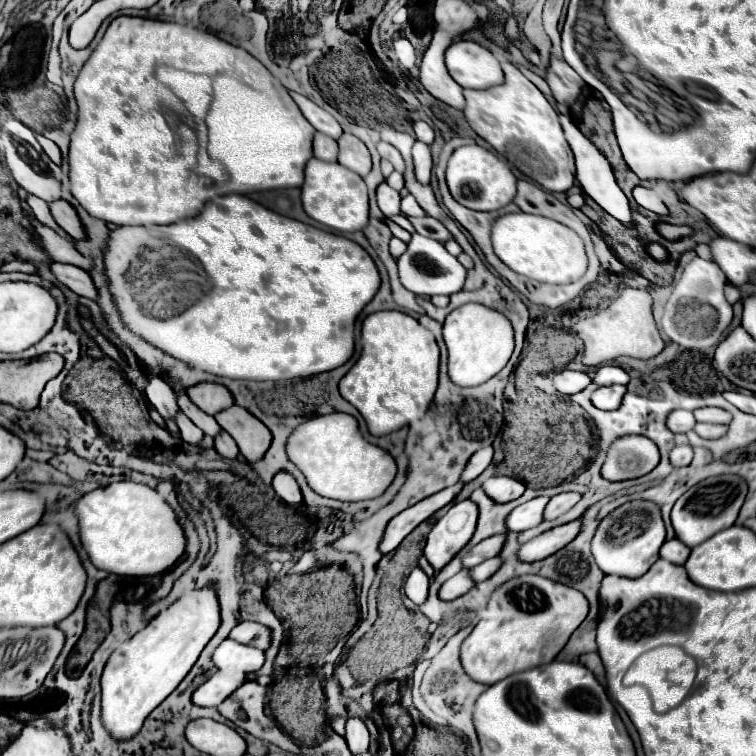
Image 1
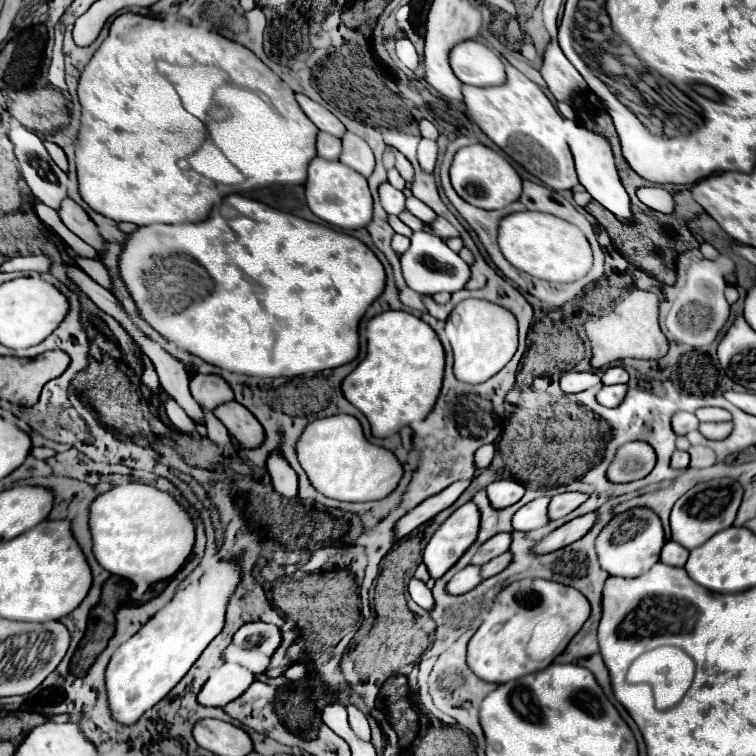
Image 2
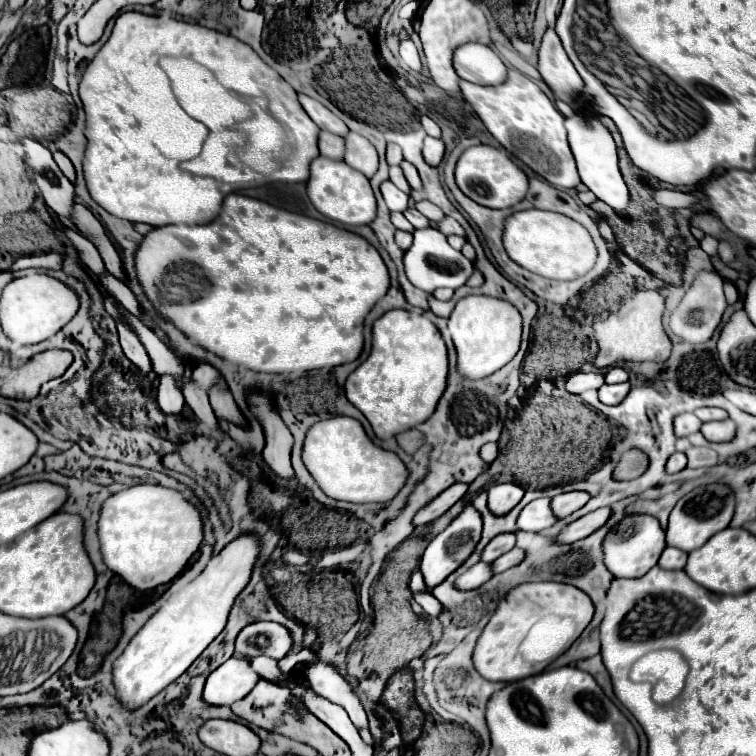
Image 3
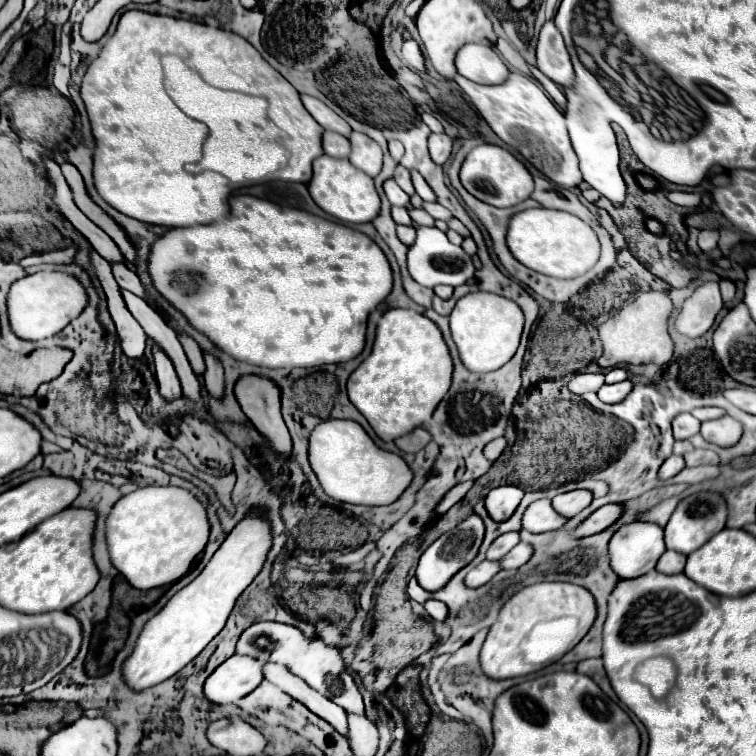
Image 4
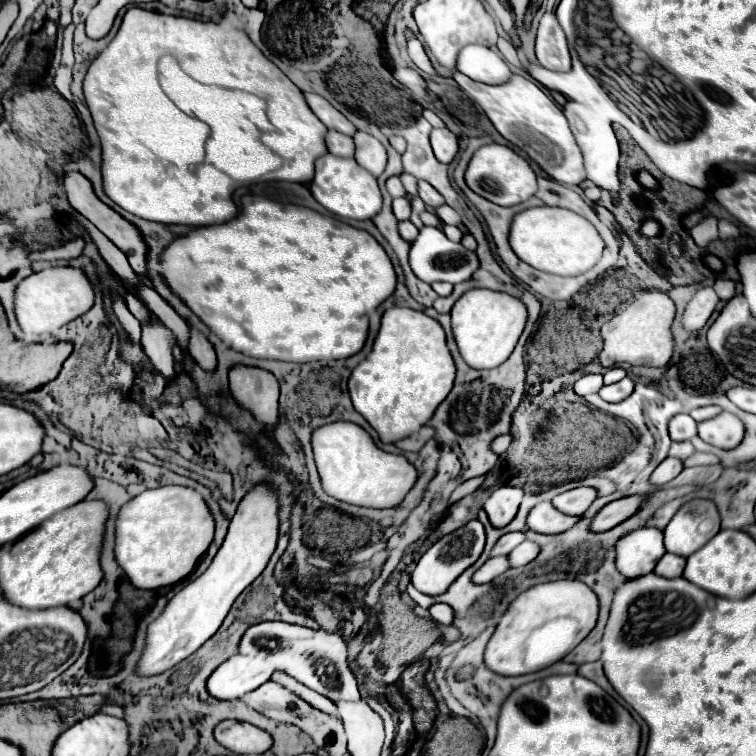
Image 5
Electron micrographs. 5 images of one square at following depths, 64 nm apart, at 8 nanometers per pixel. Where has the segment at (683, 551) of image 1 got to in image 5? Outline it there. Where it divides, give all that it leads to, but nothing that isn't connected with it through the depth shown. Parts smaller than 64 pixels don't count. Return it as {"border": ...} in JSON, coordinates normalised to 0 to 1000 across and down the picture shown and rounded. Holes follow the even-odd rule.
{"border":[[[881,730],[881,733],[873,738],[873,743],[868,746],[865,757],[868,757],[870,762],[878,762],[878,765],[894,765],[894,762],[902,762],[905,749],[907,749],[907,738]]]}

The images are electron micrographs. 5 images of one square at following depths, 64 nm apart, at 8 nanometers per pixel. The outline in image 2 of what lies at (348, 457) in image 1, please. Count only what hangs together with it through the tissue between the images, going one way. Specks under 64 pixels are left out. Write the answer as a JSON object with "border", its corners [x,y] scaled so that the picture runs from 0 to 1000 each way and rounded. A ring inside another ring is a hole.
{"border":[[[444,548],[410,558],[392,585],[392,603],[407,627],[410,640],[429,656],[455,664],[489,664],[513,656],[532,632],[532,616],[524,603],[489,587],[468,550]]]}

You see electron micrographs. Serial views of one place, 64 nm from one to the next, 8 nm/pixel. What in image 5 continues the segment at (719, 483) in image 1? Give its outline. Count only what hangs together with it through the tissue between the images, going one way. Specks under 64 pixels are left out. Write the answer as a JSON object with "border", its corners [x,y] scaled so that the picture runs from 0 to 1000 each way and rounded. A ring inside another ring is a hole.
{"border":[[[915,659],[892,680],[886,693],[881,696],[878,720],[884,730],[910,738],[950,704],[952,704],[950,669],[937,659]],[[931,688],[934,706],[926,698]]]}

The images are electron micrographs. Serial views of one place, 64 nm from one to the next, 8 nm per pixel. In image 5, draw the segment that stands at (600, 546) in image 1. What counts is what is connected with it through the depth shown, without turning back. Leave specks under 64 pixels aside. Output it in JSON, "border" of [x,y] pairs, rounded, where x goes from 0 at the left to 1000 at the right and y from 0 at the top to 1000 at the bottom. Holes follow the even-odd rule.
{"border":[[[852,696],[825,706],[815,717],[815,751],[828,765],[847,765],[860,759],[878,733],[876,701]]]}

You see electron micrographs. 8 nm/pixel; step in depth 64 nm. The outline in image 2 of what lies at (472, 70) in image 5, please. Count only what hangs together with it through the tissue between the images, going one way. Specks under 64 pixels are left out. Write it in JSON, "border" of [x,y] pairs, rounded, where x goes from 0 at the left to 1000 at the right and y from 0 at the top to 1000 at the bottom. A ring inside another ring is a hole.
{"border":[[[616,53],[601,61],[595,69],[595,87],[611,111],[659,114],[669,106],[664,77],[632,53]]]}

